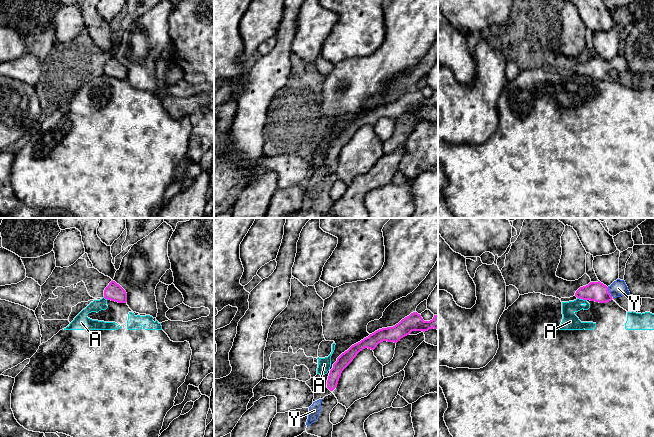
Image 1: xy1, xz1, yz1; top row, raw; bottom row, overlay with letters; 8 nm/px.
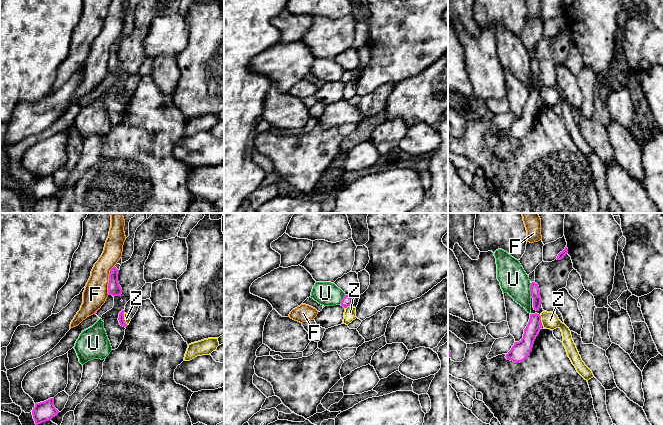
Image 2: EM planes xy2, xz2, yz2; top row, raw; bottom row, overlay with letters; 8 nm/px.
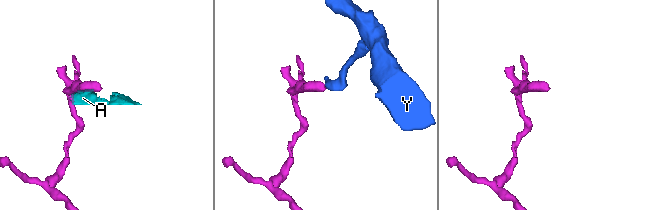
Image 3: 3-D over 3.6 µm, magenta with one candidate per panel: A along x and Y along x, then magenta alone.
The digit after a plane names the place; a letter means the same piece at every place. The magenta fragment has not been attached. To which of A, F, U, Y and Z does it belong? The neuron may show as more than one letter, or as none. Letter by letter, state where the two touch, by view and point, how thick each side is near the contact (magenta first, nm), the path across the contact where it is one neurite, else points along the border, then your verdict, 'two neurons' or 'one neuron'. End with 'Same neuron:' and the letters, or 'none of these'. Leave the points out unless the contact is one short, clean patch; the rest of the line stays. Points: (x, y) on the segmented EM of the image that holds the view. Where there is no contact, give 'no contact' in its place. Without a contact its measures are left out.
A: meets magenta in yz1 at (582, 298); 160 nm thick on the magenta side, 140 nm on the other; border along yz1 (577, 297), (586, 300); two neurons
F: meets magenta in xy2 at (109, 280); 110 nm thick on the magenta side, 190 nm on the other; two neurons
U: meets magenta in yz2 at (530, 290); 80 nm thick on the magenta side, 220 nm on the other; two neurons
Y: meets magenta in yz1 at (608, 292); 160 nm thick on the magenta side, 140 nm on the other; runs through yz1 (595, 291), (608, 292), (618, 288); one neuron
Z: meets magenta in yz2 at (540, 321); 120 nm thick on the magenta side, 140 nm on the other; border along yz2 (539, 315), (543, 326); two neurons
Same neuron: Y

